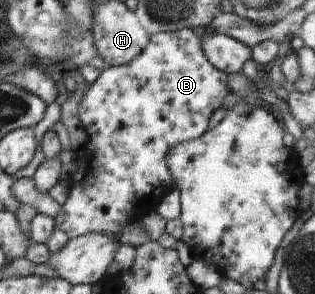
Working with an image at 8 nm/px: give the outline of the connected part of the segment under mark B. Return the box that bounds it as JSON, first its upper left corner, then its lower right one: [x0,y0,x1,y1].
[54,28,228,242]

